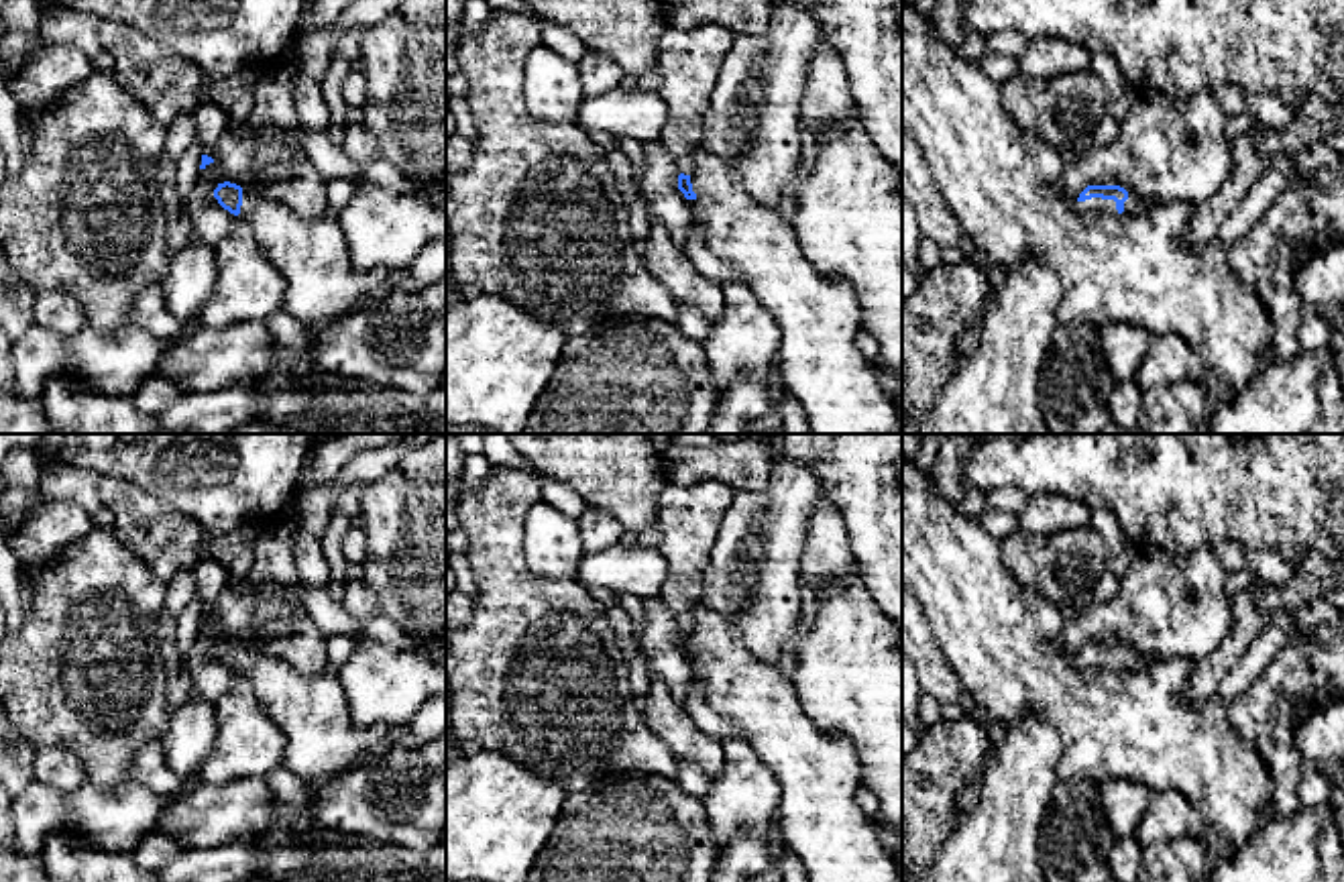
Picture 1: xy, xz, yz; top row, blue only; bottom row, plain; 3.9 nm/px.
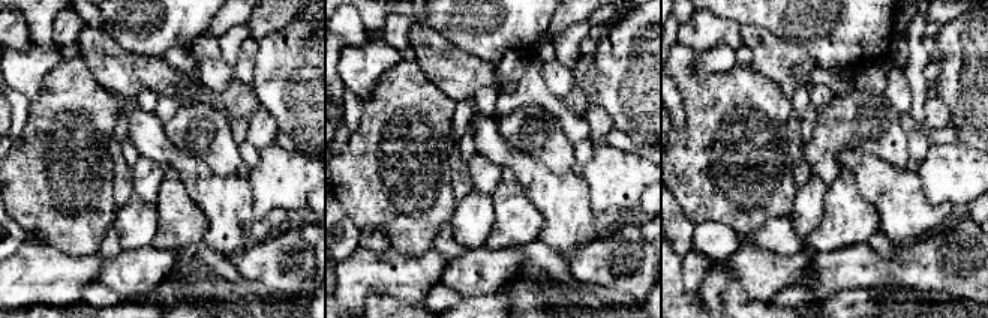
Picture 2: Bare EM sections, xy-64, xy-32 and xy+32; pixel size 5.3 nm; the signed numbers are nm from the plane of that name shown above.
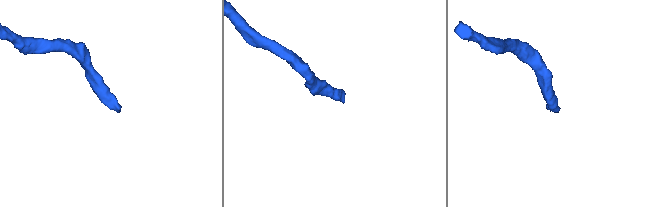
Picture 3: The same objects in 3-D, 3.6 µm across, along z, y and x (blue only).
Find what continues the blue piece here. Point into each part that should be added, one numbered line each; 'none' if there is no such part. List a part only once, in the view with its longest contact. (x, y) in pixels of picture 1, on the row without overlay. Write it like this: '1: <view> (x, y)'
1: yz (1133, 663)

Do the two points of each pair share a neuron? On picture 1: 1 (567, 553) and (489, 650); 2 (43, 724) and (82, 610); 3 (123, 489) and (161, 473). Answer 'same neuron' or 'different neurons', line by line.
1: different neurons
2: same neuron
3: different neurons

